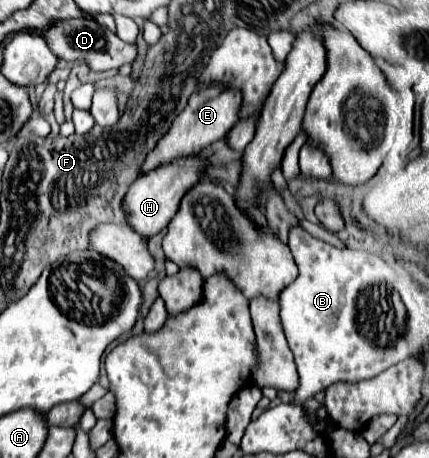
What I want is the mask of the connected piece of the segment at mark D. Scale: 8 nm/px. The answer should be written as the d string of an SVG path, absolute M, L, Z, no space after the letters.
M78 17L74 21L58 21L58 25L48 25L46 29L22 29L18 33L32 33L40 35L48 41L52 51L64 59L64 61L82 61L88 65L90 71L108 71L118 69L126 63L132 63L136 59L136 45L126 45L116 33L102 27L94 17Z

